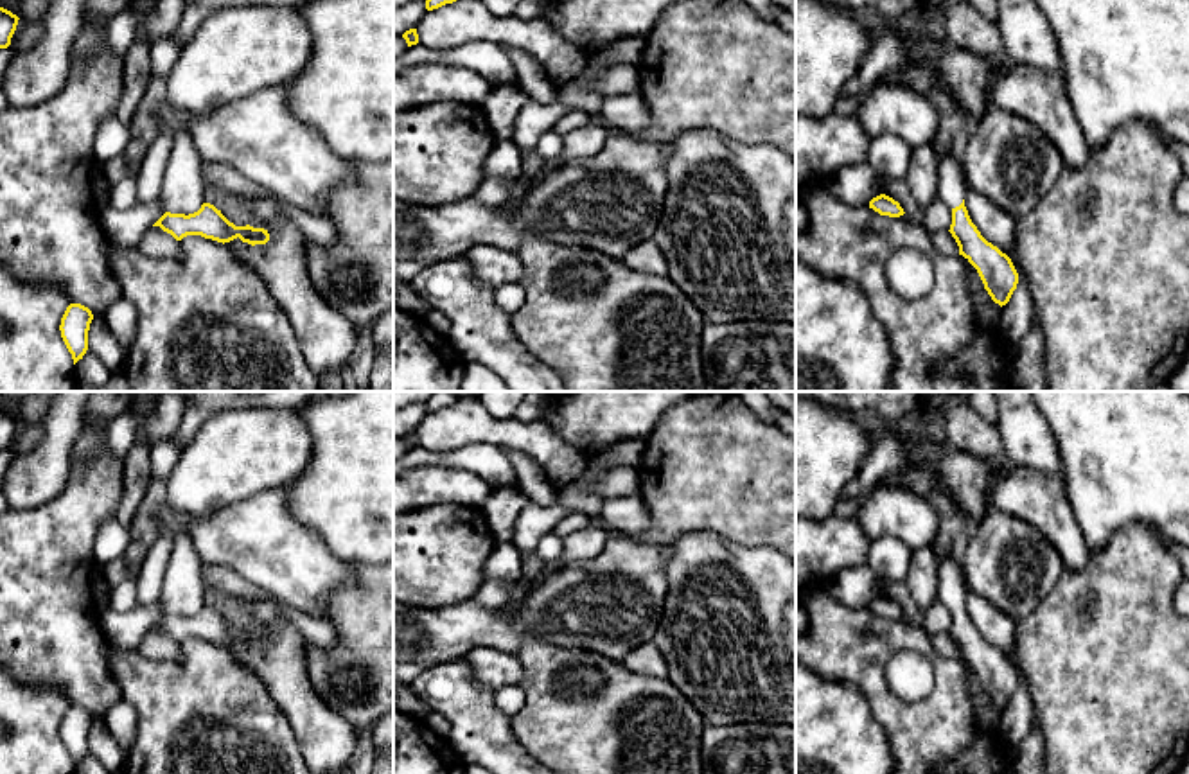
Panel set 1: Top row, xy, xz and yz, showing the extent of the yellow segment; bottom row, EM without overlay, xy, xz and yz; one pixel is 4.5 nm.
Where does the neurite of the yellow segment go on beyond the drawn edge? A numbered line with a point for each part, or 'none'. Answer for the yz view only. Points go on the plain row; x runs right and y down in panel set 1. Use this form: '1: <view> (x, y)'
1: yz (952, 589)

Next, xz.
none

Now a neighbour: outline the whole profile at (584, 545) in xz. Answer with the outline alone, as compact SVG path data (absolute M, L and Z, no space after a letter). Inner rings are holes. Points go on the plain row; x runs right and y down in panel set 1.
M589 524L578 532L562 539L562 553L555 562L546 562L541 569L541 576L562 569L569 562L591 560L602 553L609 533L600 524Z

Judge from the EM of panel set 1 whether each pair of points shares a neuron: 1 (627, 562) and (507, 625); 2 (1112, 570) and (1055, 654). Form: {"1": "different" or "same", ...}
{"1": "same", "2": "same"}

